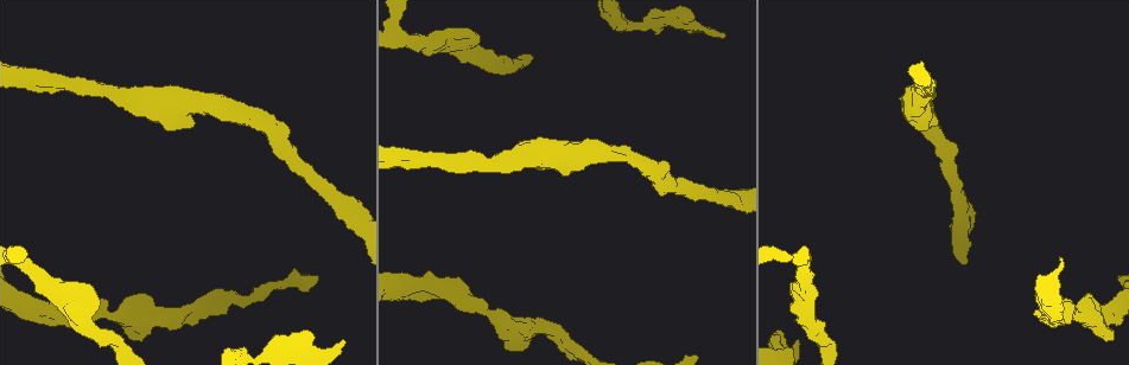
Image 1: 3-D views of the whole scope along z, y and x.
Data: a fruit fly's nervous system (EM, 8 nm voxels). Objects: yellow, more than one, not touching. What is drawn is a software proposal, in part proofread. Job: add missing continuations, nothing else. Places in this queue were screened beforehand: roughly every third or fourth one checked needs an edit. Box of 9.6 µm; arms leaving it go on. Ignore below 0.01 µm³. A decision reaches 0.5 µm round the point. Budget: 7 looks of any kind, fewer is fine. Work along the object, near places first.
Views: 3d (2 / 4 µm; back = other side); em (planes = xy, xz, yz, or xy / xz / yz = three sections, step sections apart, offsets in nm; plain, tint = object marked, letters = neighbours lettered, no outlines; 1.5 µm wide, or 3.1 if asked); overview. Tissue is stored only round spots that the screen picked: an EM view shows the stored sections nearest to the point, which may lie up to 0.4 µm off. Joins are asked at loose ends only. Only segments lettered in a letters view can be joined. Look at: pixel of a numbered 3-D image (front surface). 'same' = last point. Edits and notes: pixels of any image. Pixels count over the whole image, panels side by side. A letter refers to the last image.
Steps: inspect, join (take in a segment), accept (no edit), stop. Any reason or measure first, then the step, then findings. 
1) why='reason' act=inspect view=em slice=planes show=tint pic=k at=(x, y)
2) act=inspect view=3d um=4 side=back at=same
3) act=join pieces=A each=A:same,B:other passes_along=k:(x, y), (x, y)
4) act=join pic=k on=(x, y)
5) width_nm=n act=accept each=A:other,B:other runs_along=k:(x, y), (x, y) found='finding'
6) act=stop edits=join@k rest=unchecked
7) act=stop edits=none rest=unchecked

why='thick end' act=inspect view=3d um=2 pic=1 at=(511, 349)

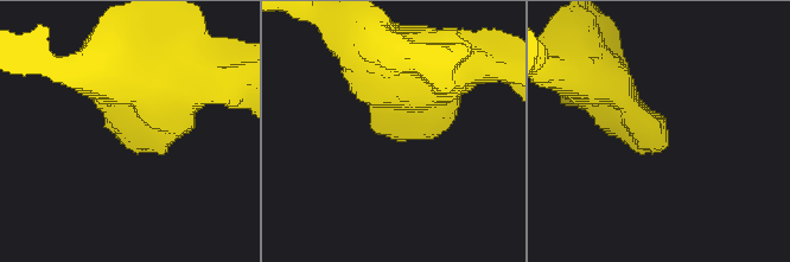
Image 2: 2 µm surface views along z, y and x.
act=inspect view=em slice=xz step=8 show=letters pic=2 at=(121, 140)

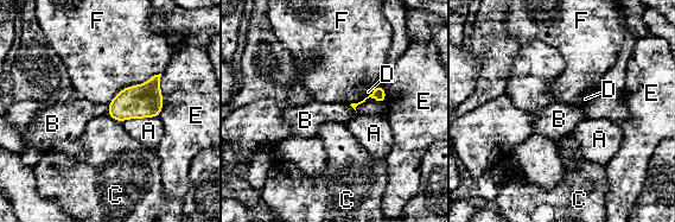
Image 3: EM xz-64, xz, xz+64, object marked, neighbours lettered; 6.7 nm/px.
act=accept each=A:other,B:other,C:other,D:other,E:other,F:other border=3:(107, 103), (108, 114) found='none of them fits'

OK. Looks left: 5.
why='branch stops here' act=inspect view=em slice=xy step=8 show=tint pic=1 at=(696, 355)

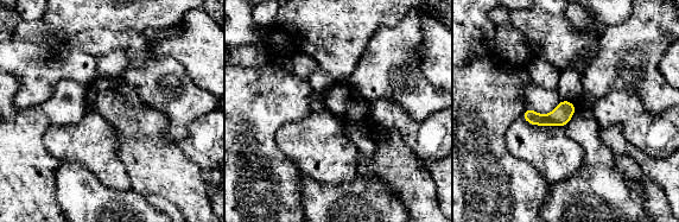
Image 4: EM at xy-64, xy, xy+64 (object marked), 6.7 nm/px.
act=inspect view=em slice=planes show=letters at=same

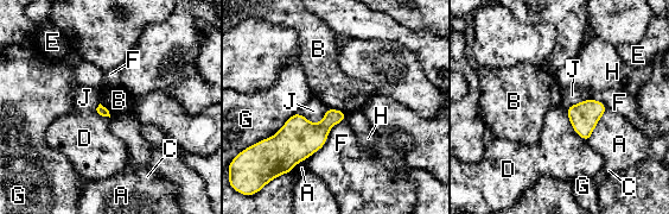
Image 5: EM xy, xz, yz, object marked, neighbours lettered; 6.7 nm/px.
act=accept each=A:other,B:other,C:other,D:other,E:other,F:other,G:other,H:other,J:other border=5:(327, 106), (342, 109), (346, 114) found='none of them fits'

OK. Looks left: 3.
why='an open end' act=inspect view=3d um=2 side=back pic=1 at=(724, 38)

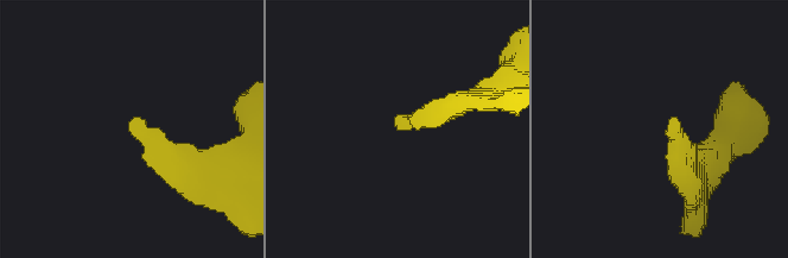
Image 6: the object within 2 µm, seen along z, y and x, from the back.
act=inspect view=em slice=yz step=4 show=letters pic=6 at=(129, 127)

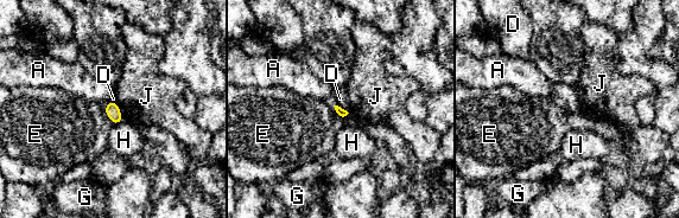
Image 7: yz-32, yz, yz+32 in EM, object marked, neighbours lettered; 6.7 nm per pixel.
act=accept each=A:other,D:other,E:other,G:other,H:other,J:other border=7:(103, 106), (103, 111), (113, 124) found='no lettered segment goes on from it'

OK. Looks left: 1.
act=stop edits=none rest=unchecked

